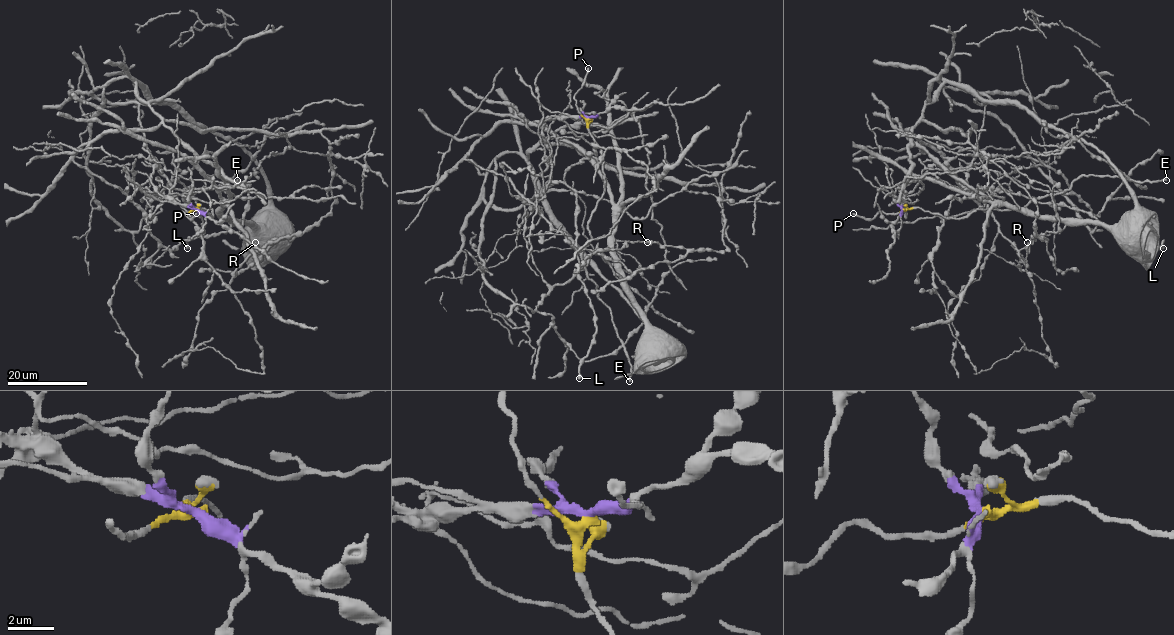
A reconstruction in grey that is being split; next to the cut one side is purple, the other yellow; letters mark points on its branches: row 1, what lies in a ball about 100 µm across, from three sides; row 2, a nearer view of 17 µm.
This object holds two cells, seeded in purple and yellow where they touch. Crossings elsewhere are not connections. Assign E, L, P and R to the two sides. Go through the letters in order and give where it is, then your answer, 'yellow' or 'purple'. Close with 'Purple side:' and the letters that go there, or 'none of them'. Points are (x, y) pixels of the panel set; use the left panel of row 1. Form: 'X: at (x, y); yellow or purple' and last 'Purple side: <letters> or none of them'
E: at (237, 180); yellow
L: at (187, 248); purple
P: at (196, 213); yellow
R: at (255, 242); purple
Purple side: L, R

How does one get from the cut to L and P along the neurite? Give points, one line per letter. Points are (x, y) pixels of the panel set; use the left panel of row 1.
L: (197, 210), (159, 193), (151, 182), (158, 164), (145, 146), (202, 217), (204, 232), (188, 248)
P: (197, 210), (183, 212), (190, 219), (197, 213)

